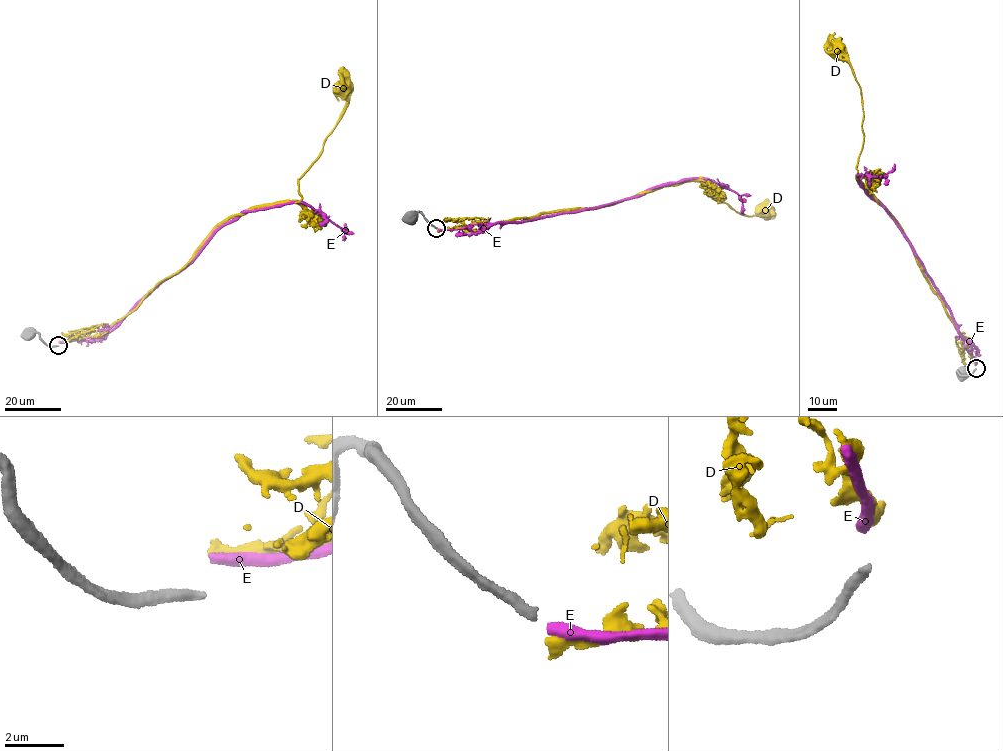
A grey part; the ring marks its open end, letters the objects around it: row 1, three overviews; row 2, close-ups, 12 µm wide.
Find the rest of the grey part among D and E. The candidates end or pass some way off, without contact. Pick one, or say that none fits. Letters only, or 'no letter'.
E

